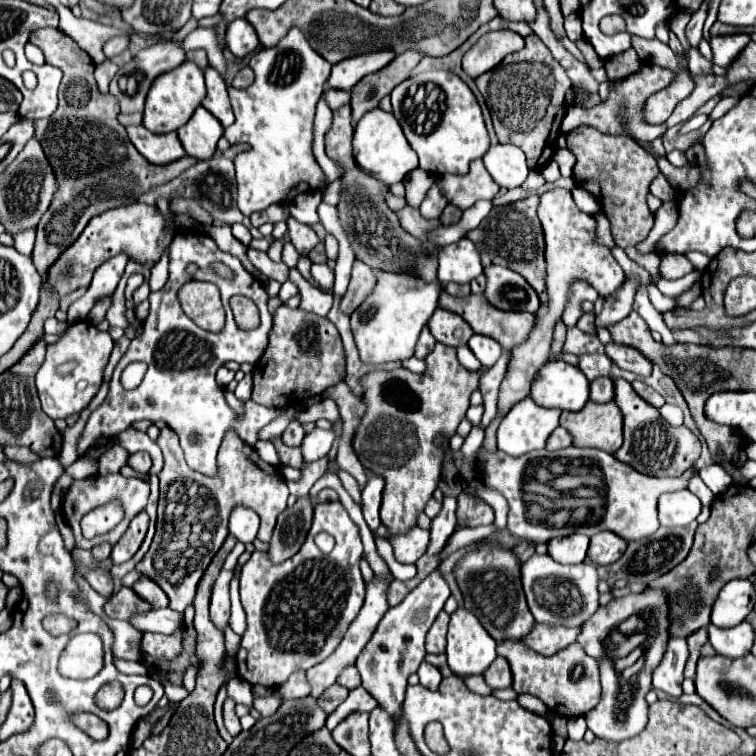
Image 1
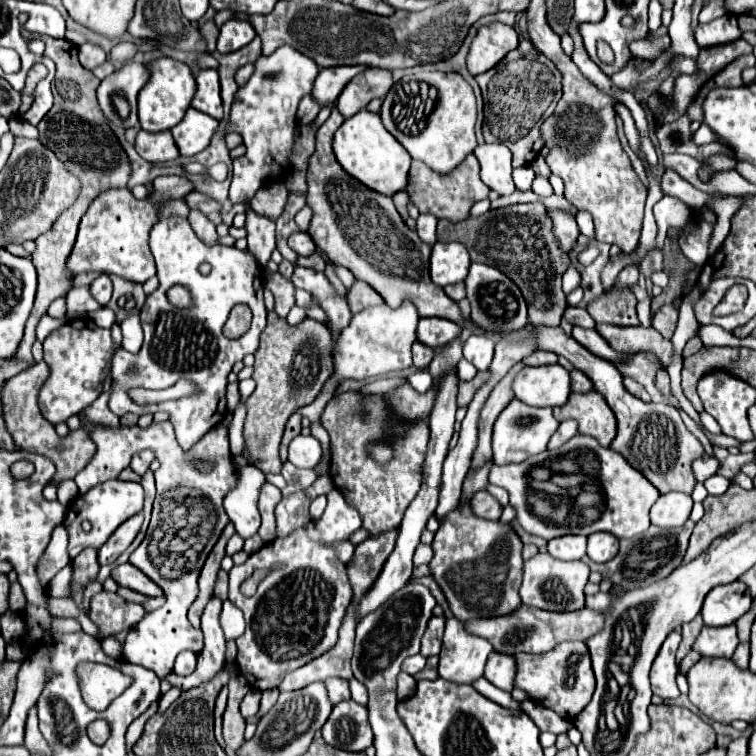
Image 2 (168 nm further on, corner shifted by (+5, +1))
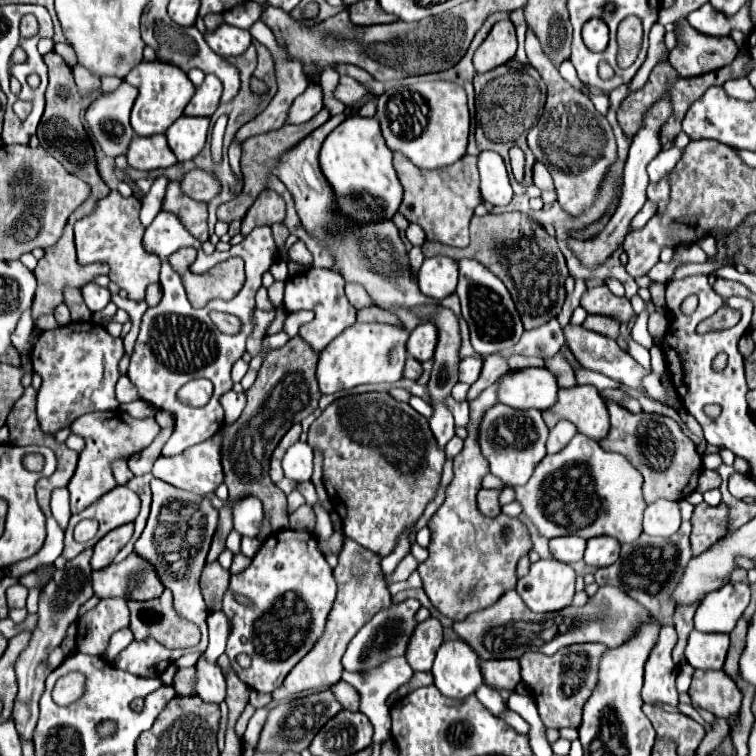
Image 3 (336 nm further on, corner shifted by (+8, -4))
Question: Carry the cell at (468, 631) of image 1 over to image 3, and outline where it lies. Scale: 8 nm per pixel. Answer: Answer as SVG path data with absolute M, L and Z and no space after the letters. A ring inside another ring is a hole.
M460 639L440 645L432 675L438 691L450 699L464 699L482 685L478 655Z

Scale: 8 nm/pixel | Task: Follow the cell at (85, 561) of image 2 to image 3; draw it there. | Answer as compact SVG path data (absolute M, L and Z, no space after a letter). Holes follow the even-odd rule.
M84 549L80 555L76 555L76 559L70 559L64 569L56 569L50 583L40 593L38 613L36 613L38 625L32 631L28 647L20 653L20 657L14 665L16 679L18 679L18 695L14 701L12 719L16 723L18 733L24 735L24 739L32 739L32 733L34 733L34 727L38 721L38 701L40 701L40 695L44 693L44 681L50 673L48 655L52 653L52 647L58 647L62 643L62 639L66 637L68 625L78 619L78 607L92 597L90 557L92 557L92 549Z

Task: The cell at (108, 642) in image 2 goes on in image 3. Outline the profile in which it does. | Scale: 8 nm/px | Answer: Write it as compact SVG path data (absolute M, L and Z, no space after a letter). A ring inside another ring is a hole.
M126 627L124 631L116 631L110 639L110 645L108 645L108 651L106 651L106 659L114 659L130 641L134 639L130 627Z

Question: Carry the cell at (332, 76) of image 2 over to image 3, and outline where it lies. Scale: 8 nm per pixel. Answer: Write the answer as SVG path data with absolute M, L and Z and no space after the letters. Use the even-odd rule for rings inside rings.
M310 83L308 89L298 95L288 111L288 119L286 123L292 123L292 125L300 125L300 123L306 123L308 119L312 119L320 109L322 109L322 89L320 85L316 83Z

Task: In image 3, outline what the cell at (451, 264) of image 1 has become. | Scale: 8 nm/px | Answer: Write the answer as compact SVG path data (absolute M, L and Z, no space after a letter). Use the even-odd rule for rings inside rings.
M450 257L426 259L418 271L420 291L434 301L442 301L444 297L452 295L456 291L456 283L458 267L456 261L452 261Z

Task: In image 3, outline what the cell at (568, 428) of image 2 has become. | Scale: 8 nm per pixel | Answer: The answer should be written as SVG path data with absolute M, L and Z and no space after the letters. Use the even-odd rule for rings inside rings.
M558 421L558 425L554 429L550 429L550 437L548 437L548 453L558 453L562 451L570 439L576 435L576 427L570 421Z

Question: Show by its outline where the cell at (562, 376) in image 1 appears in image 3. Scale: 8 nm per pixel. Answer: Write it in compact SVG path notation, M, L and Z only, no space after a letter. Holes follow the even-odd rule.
M548 369L508 371L498 381L498 401L514 409L540 409L556 403L558 383Z

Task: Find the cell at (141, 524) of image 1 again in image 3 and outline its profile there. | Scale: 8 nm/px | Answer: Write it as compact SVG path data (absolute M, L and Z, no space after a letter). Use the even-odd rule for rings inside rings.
M126 523L124 527L116 527L116 531L104 535L104 539L100 539L100 543L94 545L94 555L90 559L92 569L108 567L116 557L116 553L128 543L132 533L134 533L134 523Z

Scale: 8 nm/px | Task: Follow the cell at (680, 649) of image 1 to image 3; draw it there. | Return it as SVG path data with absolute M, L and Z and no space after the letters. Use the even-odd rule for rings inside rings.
M662 627L656 647L652 647L646 669L644 669L642 699L646 703L678 705L678 691L674 685L678 667L670 655L674 645L676 645L674 627Z

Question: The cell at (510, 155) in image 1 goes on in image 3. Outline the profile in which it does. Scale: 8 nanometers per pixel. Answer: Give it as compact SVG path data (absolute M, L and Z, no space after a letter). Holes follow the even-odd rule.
M482 151L478 155L478 169L482 199L490 205L508 205L514 193L508 183L508 173L502 157L492 151Z

